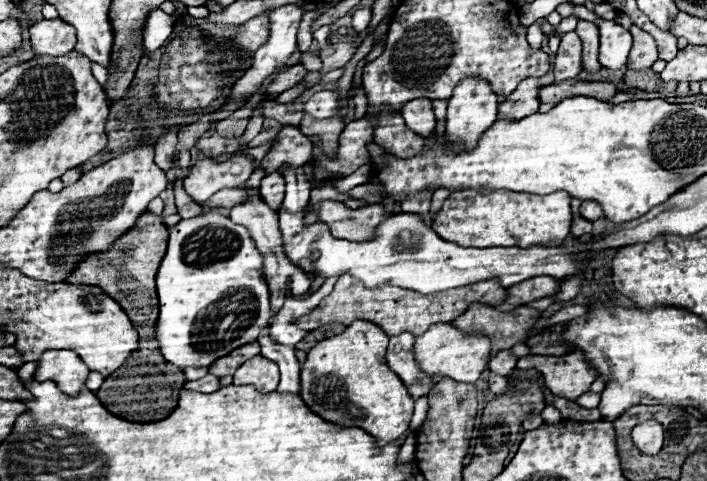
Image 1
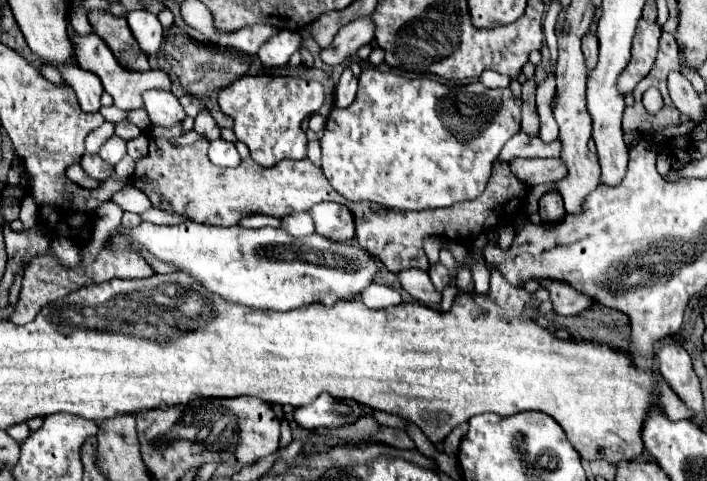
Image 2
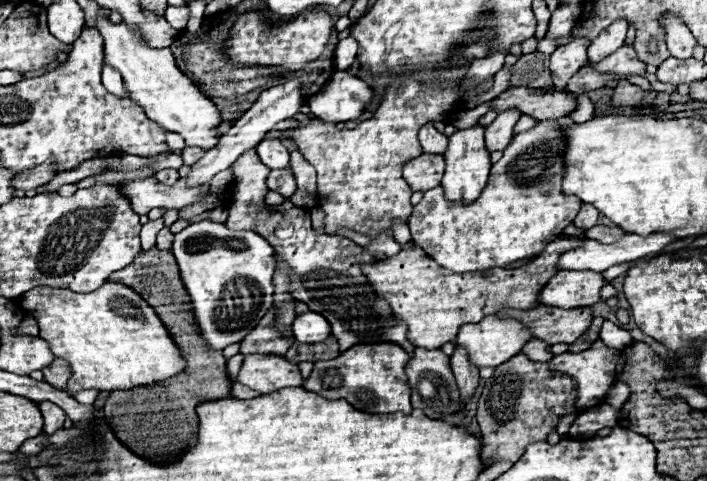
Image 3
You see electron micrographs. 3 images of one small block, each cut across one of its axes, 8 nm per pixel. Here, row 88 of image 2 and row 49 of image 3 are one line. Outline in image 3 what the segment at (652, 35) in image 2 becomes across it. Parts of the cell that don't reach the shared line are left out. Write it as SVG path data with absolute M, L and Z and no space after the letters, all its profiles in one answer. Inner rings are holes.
M622 46L620 50L616 50L616 54L604 58L604 62L596 62L590 66L602 74L614 74L618 80L624 80L628 76L644 76L646 72L646 64L638 60L632 46Z

